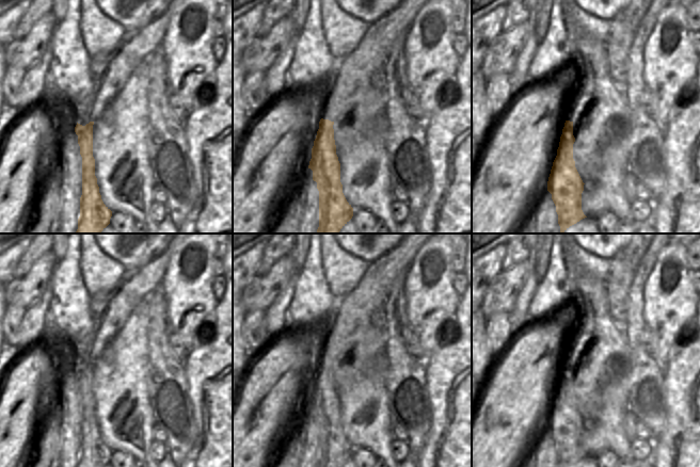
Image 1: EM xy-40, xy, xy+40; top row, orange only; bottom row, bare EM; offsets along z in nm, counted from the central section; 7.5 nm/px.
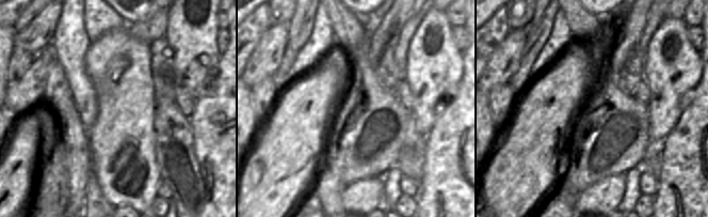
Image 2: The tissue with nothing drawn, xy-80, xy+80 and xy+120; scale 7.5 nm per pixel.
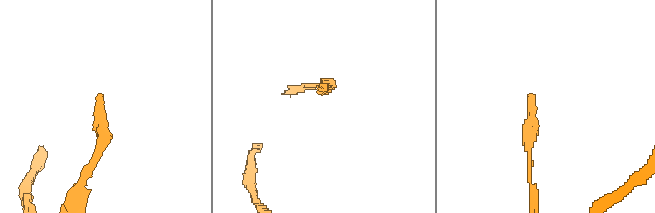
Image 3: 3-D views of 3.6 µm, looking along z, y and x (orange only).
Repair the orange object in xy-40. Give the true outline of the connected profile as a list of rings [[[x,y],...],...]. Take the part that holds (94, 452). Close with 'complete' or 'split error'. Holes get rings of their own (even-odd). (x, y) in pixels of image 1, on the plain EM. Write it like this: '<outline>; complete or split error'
[[[168,234],[147,262],[141,267],[125,269],[97,323],[91,349],[91,360],[85,365],[77,361],[75,366],[82,396],[82,434],[78,467],[106,467],[112,455],[112,450],[101,438],[95,415],[93,364],[125,325],[136,306],[143,302],[149,292],[161,286],[170,257],[188,235],[190,234]]]; split error

